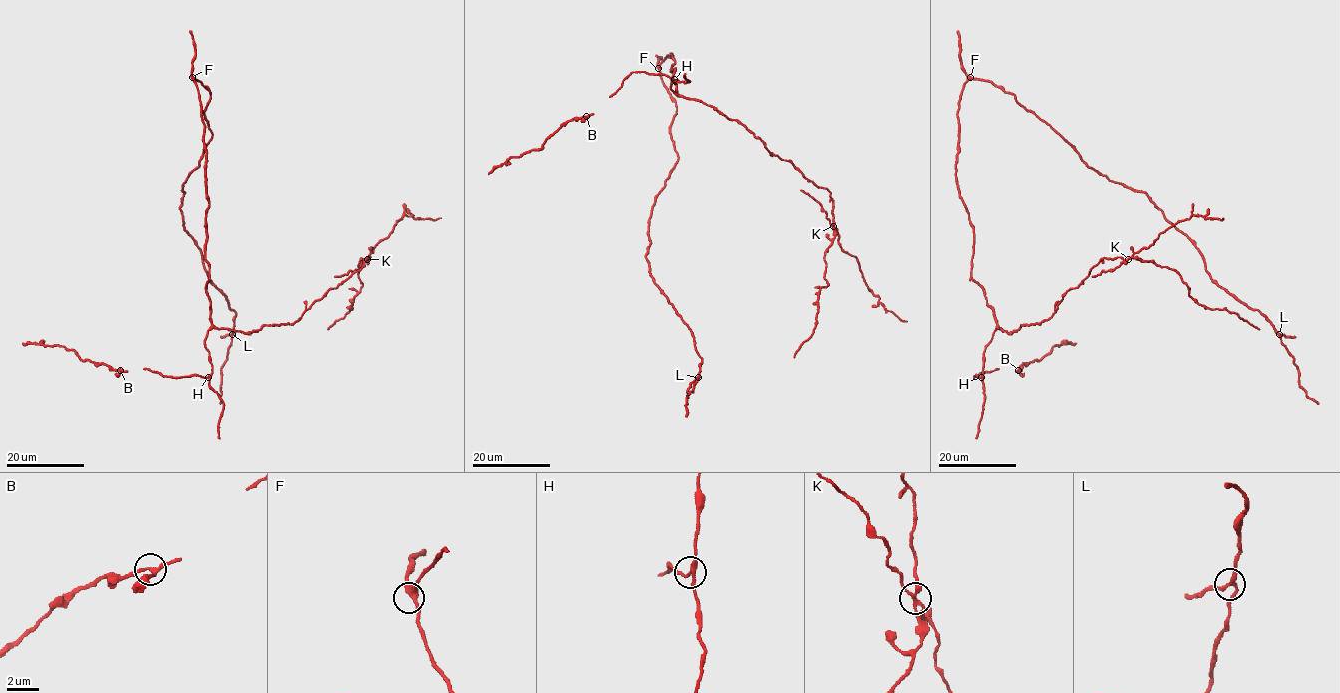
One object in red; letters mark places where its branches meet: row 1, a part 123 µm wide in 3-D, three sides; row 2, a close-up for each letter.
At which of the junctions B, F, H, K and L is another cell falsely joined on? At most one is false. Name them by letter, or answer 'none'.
K

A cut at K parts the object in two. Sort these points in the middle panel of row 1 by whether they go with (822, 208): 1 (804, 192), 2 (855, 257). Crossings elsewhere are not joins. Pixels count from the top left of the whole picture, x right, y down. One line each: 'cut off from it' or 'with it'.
1: with it
2: with it

